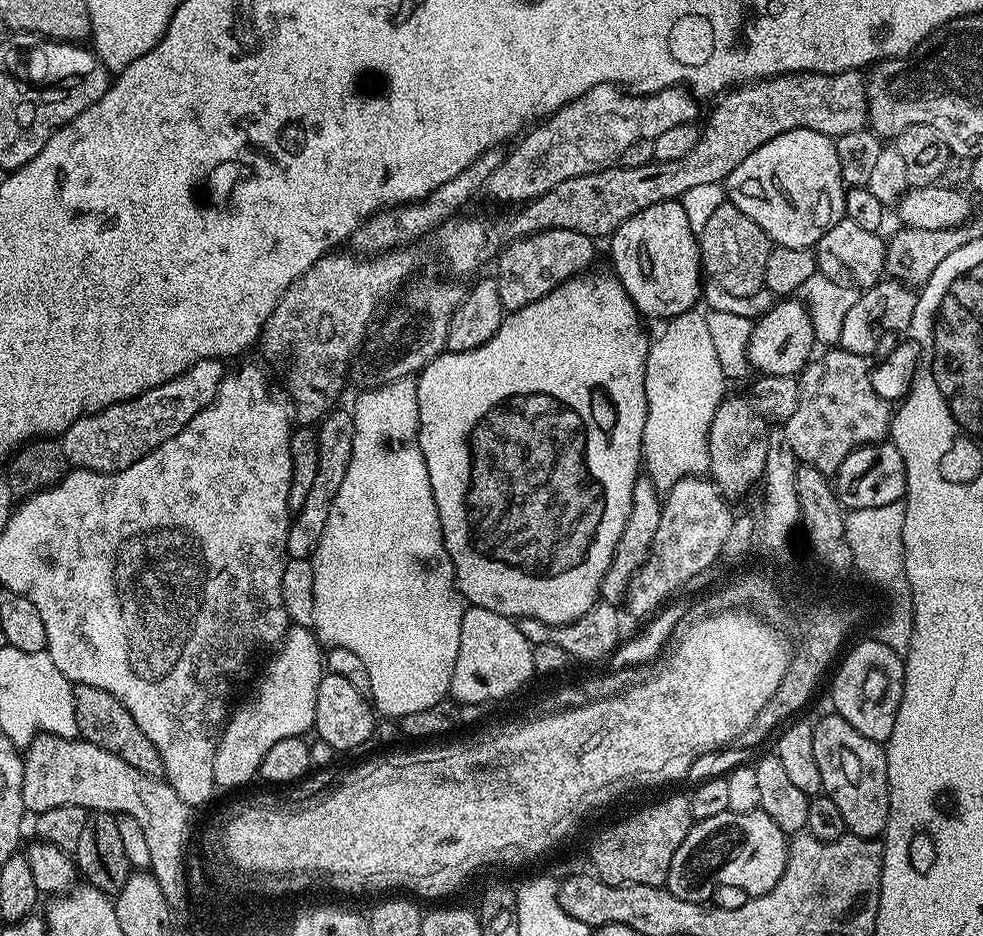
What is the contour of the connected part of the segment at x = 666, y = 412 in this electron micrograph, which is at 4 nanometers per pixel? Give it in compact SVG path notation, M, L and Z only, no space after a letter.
M700 310L684 312L680 316L673 316L663 328L664 333L649 343L648 357L644 363L646 426L642 434L642 468L660 494L668 493L674 482L682 478L704 476L708 472L710 422L726 392L726 379L713 347L713 339L710 338L709 327L706 326L705 313Z

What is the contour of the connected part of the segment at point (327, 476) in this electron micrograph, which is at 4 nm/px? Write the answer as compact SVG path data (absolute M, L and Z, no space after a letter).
M351 411L329 412L323 420L319 421L316 437L318 438L318 475L310 485L310 494L306 494L306 502L302 502L302 506L295 509L288 526L287 555L293 560L309 559L322 538L322 530L326 530L326 518L330 518L330 506L338 494L338 486L342 486L342 478L346 478L346 470L350 466L352 457L354 422Z

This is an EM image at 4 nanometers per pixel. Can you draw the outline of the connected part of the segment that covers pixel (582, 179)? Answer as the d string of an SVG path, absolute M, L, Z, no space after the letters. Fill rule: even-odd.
M856 70L830 73L791 72L785 76L769 76L729 91L720 102L721 104L709 114L708 125L703 125L699 131L697 144L685 157L678 158L676 161L653 159L652 163L646 166L634 166L633 168L613 166L603 168L602 171L594 174L566 178L562 182L558 182L558 186L551 188L546 194L509 211L512 212L509 216L492 216L489 220L480 221L475 220L472 216L461 215L459 218L445 220L434 232L437 246L444 251L444 256L454 271L472 272L479 264L486 263L488 259L491 261L505 246L521 238L532 236L535 232L561 228L562 230L574 230L578 234L586 234L593 238L599 238L599 236L608 238L618 226L622 226L624 220L629 220L634 214L646 210L646 206L654 206L658 200L679 198L684 195L686 190L690 190L690 186L719 184L727 181L728 175L746 158L750 158L750 154L754 154L754 150L758 150L758 146L778 138L778 134L801 128L802 130L814 130L823 136L835 138L851 132L863 132L868 124L866 80Z

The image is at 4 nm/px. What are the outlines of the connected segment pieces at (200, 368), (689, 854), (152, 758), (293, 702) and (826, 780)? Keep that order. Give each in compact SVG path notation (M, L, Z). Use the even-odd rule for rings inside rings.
M219 359L199 360L197 364L190 366L170 382L154 386L141 396L135 396L133 400L123 400L112 404L109 408L103 408L101 412L90 412L86 416L79 416L59 437L69 465L73 469L86 472L121 472L126 470L126 466L138 462L146 454L162 446L162 442L174 438L174 434L182 431L190 422L190 418L194 418L194 414L198 414L207 404L211 404L212 399L216 397L218 386L226 375L226 368L220 364L223 363Z
M759 810L754 812L723 812L722 814L714 814L714 818L706 818L705 820L697 820L693 823L692 829L686 834L686 838L682 838L682 846L678 846L678 850L674 850L674 862L670 862L670 874L668 875L667 889L674 894L674 898L682 898L686 902L694 902L695 904L703 904L711 901L712 895L715 894L716 888L741 888L745 893L745 897L751 898L766 894L778 882L778 878L782 878L784 867L788 861L788 845L789 837L778 826L778 822L774 822L774 818L770 818L766 813Z
M75 685L72 689L74 714L76 715L76 731L83 739L94 746L102 746L102 750L110 750L110 754L118 754L122 762L130 762L134 770L142 770L142 774L159 777L164 771L164 763L150 738L142 734L142 729L134 718L130 718L130 710L114 698L114 694L106 694L106 690L98 690L98 686Z
M299 626L289 627L284 633L282 643L271 653L271 656L272 661L269 662L264 677L256 684L256 693L237 712L235 709L227 717L220 733L220 741L214 754L214 778L217 789L236 788L239 784L250 783L252 779L255 781L262 758L266 758L266 750L270 750L274 742L282 742L282 738L291 736L303 737L304 731L307 728L309 731L316 723L316 695L322 675L322 645L316 639L315 631L312 628Z
M835 714L824 716L812 724L814 730L814 758L818 762L818 771L822 773L823 795L834 798L842 818L846 818L848 832L867 840L884 835L884 827L888 825L888 763L884 757L884 748L866 734L858 734L846 718Z

